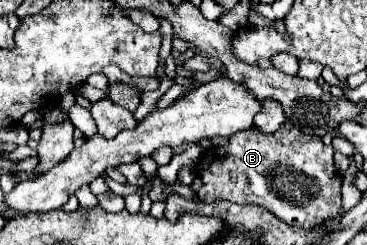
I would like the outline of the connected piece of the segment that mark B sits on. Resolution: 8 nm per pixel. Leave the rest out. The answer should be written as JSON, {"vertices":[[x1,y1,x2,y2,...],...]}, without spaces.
{"vertices":[[288,121,276,133,260,133,252,127,234,133,226,147,210,147,210,151,202,153,196,165,196,175,202,179,198,197,204,203,224,199,260,205,288,225,314,229,342,211,340,175,332,155,332,145,324,145,316,135,300,133]]}

